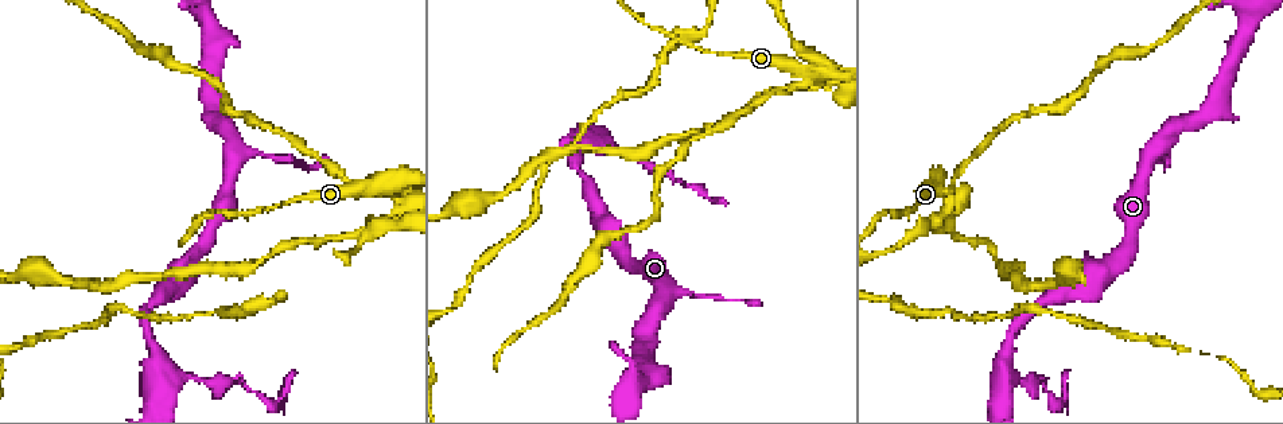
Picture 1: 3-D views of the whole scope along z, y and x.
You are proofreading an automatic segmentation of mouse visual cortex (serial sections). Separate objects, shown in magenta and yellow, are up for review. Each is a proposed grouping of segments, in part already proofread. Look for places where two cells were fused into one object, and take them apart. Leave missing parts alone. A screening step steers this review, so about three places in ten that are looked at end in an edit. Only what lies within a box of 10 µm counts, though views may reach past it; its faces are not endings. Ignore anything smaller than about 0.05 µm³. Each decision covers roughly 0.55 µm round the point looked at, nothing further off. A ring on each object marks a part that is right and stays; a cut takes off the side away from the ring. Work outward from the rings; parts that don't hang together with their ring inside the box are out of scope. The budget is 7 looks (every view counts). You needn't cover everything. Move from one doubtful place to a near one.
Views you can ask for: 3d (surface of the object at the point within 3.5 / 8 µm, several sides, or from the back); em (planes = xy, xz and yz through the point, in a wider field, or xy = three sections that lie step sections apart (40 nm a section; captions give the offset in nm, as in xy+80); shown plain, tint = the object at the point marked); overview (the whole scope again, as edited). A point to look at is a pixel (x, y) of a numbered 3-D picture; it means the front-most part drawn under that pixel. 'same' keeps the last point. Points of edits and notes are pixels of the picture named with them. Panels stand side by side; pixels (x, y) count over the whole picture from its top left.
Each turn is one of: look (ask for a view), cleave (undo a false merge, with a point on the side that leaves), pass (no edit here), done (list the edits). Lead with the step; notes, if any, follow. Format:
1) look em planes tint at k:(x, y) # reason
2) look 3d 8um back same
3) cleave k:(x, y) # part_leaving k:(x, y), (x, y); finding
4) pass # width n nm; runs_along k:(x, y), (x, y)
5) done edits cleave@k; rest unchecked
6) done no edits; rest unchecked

look 3d 8um at 1:(662, 280) # arms part here

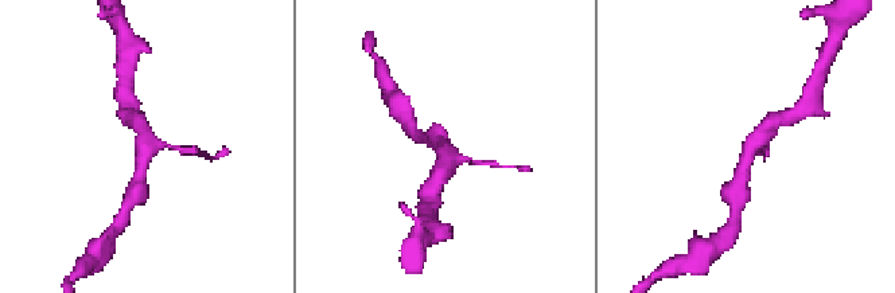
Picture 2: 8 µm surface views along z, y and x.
look em xy step 2 tint same

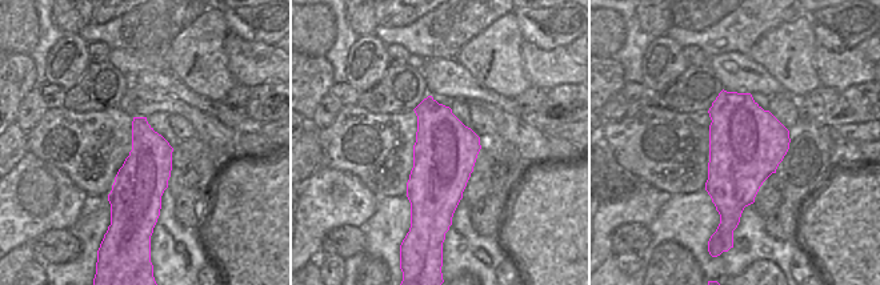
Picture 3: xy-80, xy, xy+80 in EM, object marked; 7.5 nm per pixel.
pass # runs_along 2:(735, 192), (748, 148), (774, 121); continuous, no second cell

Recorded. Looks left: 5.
look 3d 8um at 1:(1024, 383)

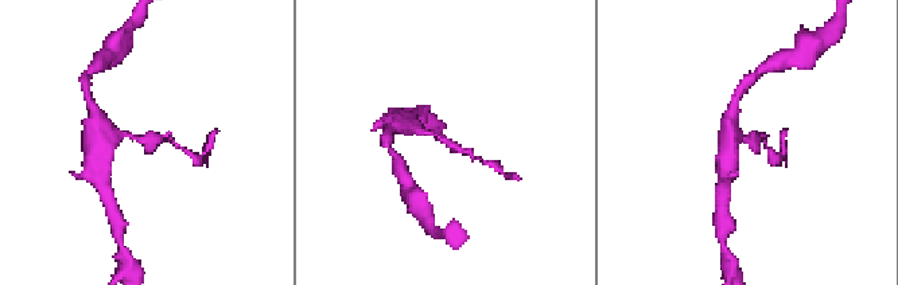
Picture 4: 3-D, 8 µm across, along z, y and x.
look em xy step 1 tint same # arm_widths 250, 450 nm

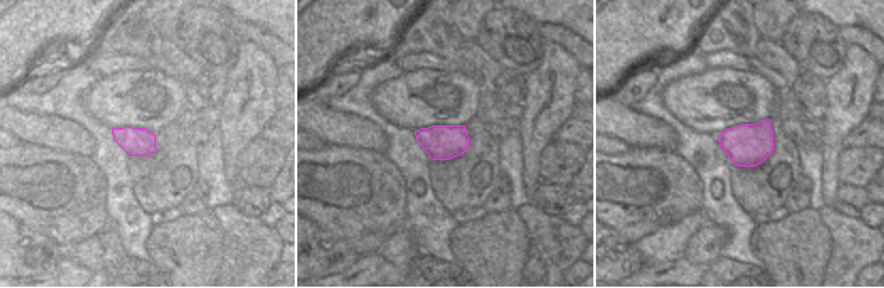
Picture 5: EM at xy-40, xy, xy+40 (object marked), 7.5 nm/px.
pass # runs_along 4:(403, 124), (471, 155); continuous, no second cell

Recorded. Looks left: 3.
look 3d 3.5um at 1:(802, 75) # thick turns thin

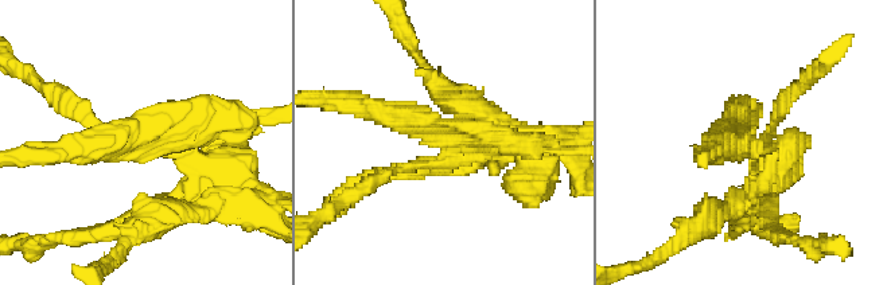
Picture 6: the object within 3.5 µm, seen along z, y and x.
look em xy step 3 tint at 6:(745, 145) # need the tissue

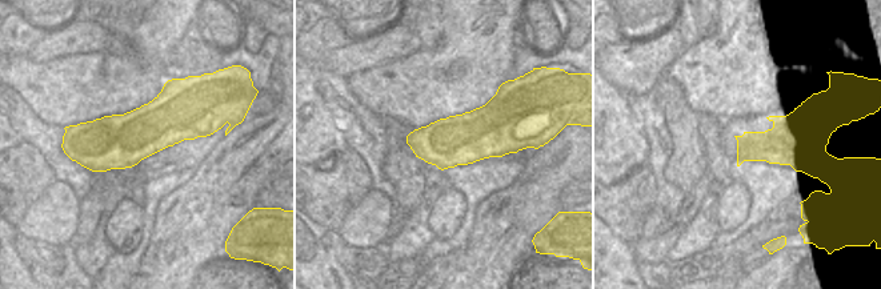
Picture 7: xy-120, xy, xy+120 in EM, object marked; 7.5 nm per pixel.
cleave 6:(774, 192) # arms 4; part_leaving 6:(754, 148), (754, 180), (767, 218); a second cell is stuck on

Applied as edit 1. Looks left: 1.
done edits cleave@6; rest unchecked

